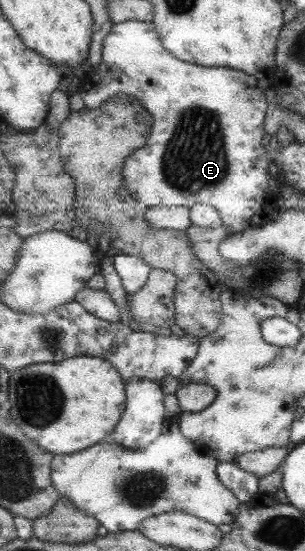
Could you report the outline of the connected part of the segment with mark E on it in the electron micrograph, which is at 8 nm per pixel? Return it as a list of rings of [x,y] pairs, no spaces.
[[[137,20],[124,21],[123,23],[113,25],[112,29],[113,31],[110,32],[110,35],[103,40],[102,60],[99,67],[93,72],[83,72],[83,77],[77,92],[85,99],[85,107],[87,109],[99,108],[99,106],[109,100],[110,97],[117,95],[117,92],[127,93],[131,95],[131,97],[135,97],[151,115],[153,128],[151,128],[151,134],[149,134],[146,144],[142,148],[135,149],[135,151],[127,157],[125,167],[122,171],[125,175],[127,189],[134,194],[135,198],[138,198],[140,202],[147,205],[147,207],[173,205],[190,208],[193,204],[209,204],[219,212],[222,225],[225,225],[231,234],[238,234],[244,229],[272,221],[276,213],[273,213],[273,211],[275,211],[273,207],[267,207],[267,205],[271,205],[271,199],[267,197],[267,189],[269,189],[269,175],[267,175],[268,151],[265,151],[263,145],[261,145],[266,130],[265,113],[267,113],[267,111],[265,111],[265,109],[270,105],[269,99],[265,99],[265,95],[263,95],[264,84],[251,74],[243,73],[243,70],[227,69],[225,67],[203,67],[202,65],[195,65],[191,62],[176,58],[174,54],[162,44],[161,34],[152,22]]]

